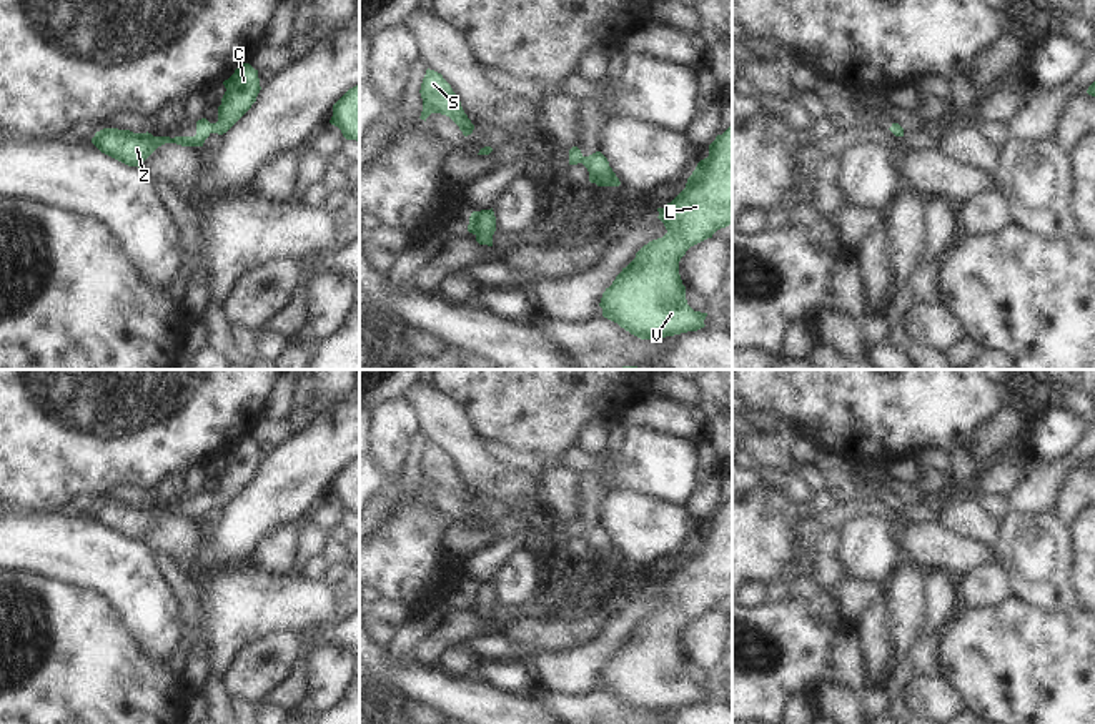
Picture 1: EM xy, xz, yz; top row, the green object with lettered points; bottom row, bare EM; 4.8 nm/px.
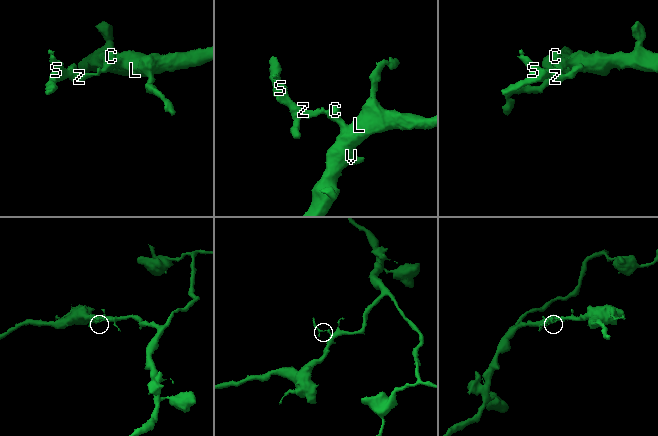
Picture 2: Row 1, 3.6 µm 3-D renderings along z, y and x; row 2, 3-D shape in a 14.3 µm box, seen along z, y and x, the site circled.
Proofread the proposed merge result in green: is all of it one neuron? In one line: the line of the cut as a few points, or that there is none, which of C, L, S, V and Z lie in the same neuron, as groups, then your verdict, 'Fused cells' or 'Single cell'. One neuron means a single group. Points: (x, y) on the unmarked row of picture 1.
No split. Groups: C L S V Z. Single cell

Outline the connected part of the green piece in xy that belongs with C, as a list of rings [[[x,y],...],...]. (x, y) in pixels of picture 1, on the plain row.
[[[241,436],[235,446],[223,454],[226,464],[218,479],[218,494],[206,491],[196,494],[195,509],[153,509],[151,506],[133,506],[130,503],[103,501],[95,506],[92,516],[105,528],[128,538],[141,539],[143,534],[161,518],[203,519],[211,506],[226,506],[256,474],[261,463],[258,443]]]

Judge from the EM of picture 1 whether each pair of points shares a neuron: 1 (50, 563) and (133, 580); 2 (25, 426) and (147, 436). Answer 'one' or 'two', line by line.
1: one
2: one

